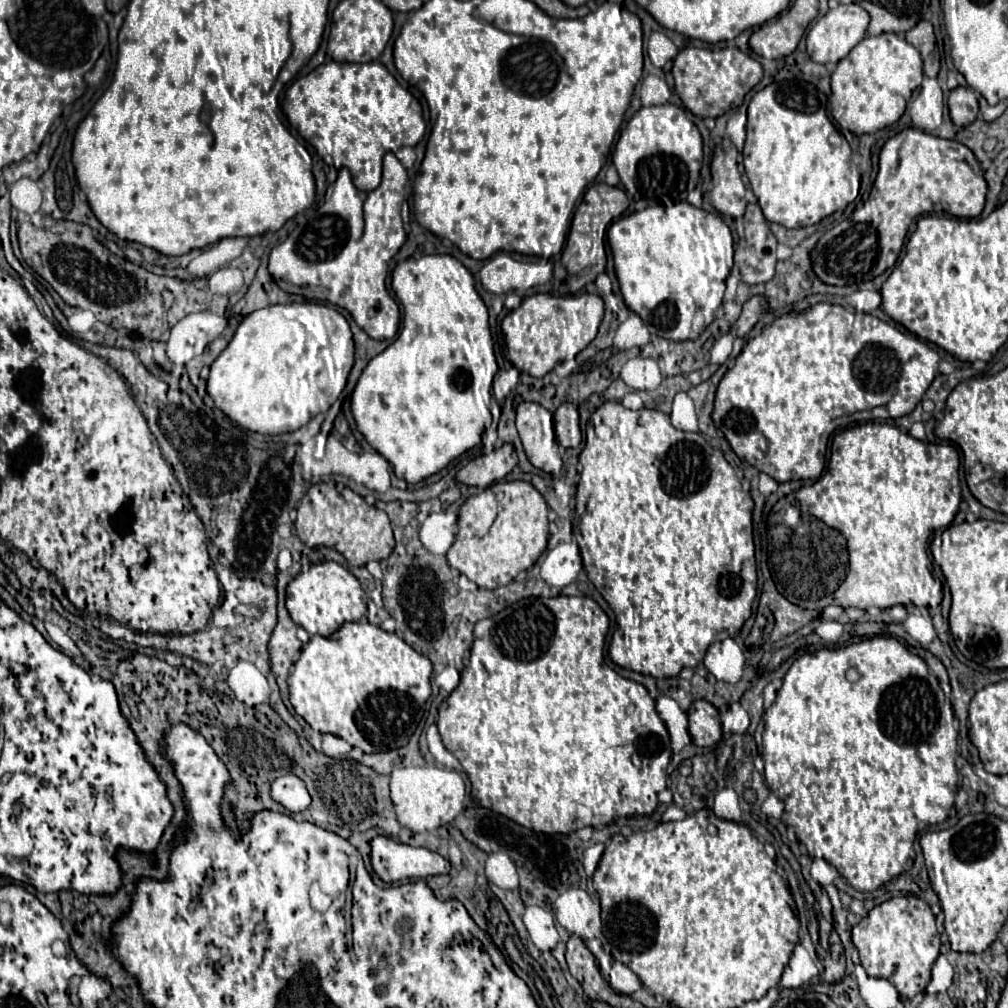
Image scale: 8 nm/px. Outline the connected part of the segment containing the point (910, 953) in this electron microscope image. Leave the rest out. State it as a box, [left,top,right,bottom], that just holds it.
[853,895,939,999]

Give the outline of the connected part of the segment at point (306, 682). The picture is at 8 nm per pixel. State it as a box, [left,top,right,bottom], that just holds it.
[287,623,433,753]

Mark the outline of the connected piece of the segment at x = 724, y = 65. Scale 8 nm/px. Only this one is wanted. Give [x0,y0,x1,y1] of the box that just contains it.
[673,47,763,117]

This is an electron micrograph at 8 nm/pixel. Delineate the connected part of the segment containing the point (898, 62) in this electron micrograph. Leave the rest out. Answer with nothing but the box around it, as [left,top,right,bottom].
[831,33,923,133]

